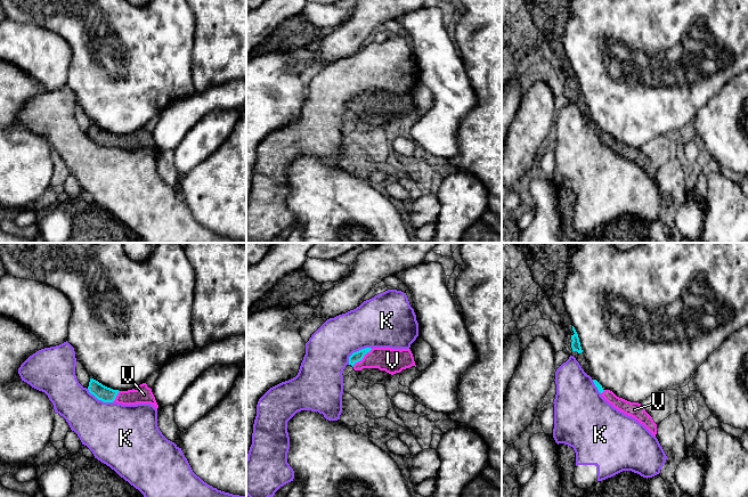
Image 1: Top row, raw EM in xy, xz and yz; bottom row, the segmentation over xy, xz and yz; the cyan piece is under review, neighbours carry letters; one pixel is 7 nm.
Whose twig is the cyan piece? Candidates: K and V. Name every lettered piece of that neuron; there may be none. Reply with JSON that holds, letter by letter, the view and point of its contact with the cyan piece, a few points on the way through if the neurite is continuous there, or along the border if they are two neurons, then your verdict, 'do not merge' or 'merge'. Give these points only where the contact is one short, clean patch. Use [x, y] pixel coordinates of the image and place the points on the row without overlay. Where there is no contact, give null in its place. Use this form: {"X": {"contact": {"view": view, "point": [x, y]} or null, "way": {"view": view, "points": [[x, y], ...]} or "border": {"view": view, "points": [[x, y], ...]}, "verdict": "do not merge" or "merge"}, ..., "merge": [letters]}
{"K": {"contact": {"view": "xz", "point": [357, 96]}, "verdict": "do not merge"}, "V": {"contact": {"view": "xz", "point": [362, 103]}, "way": {"view": "xz", "points": [[358, 100], [362, 103], [385, 103], [392, 105]]}, "verdict": "merge"}, "merge": ["V"]}

